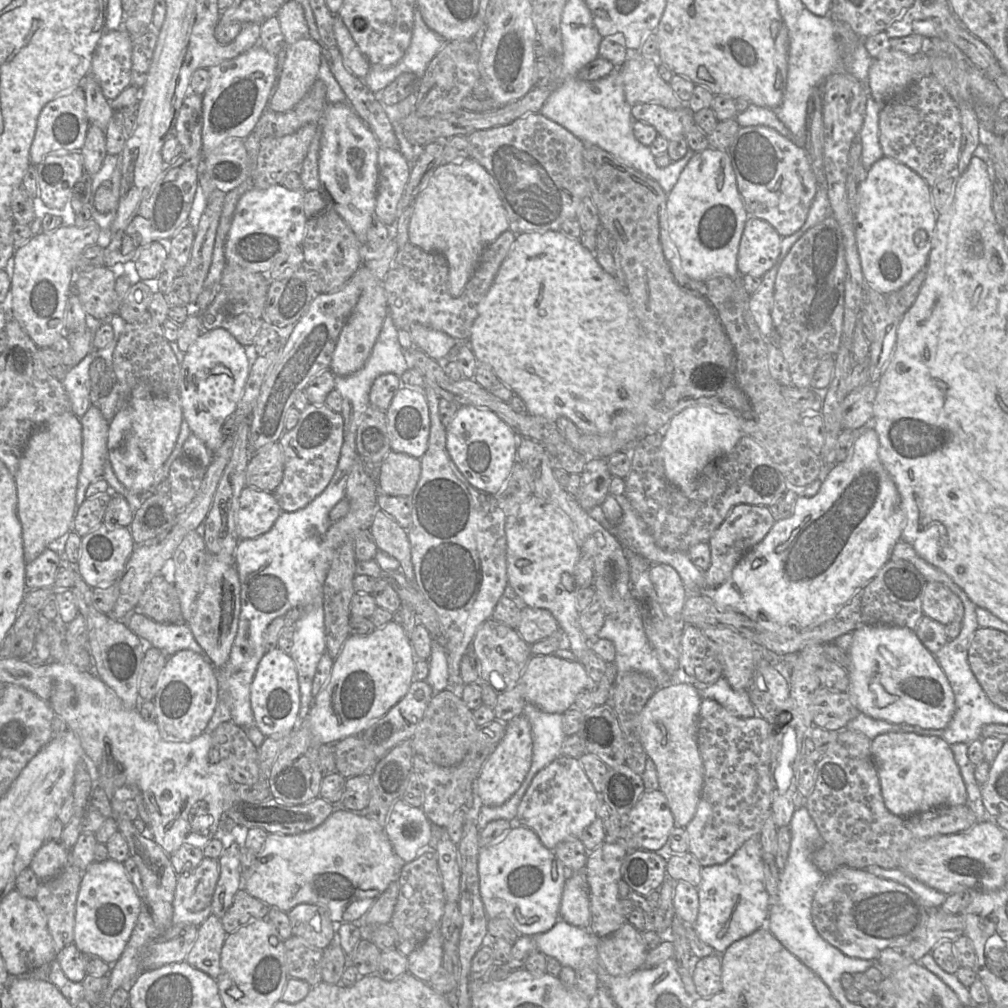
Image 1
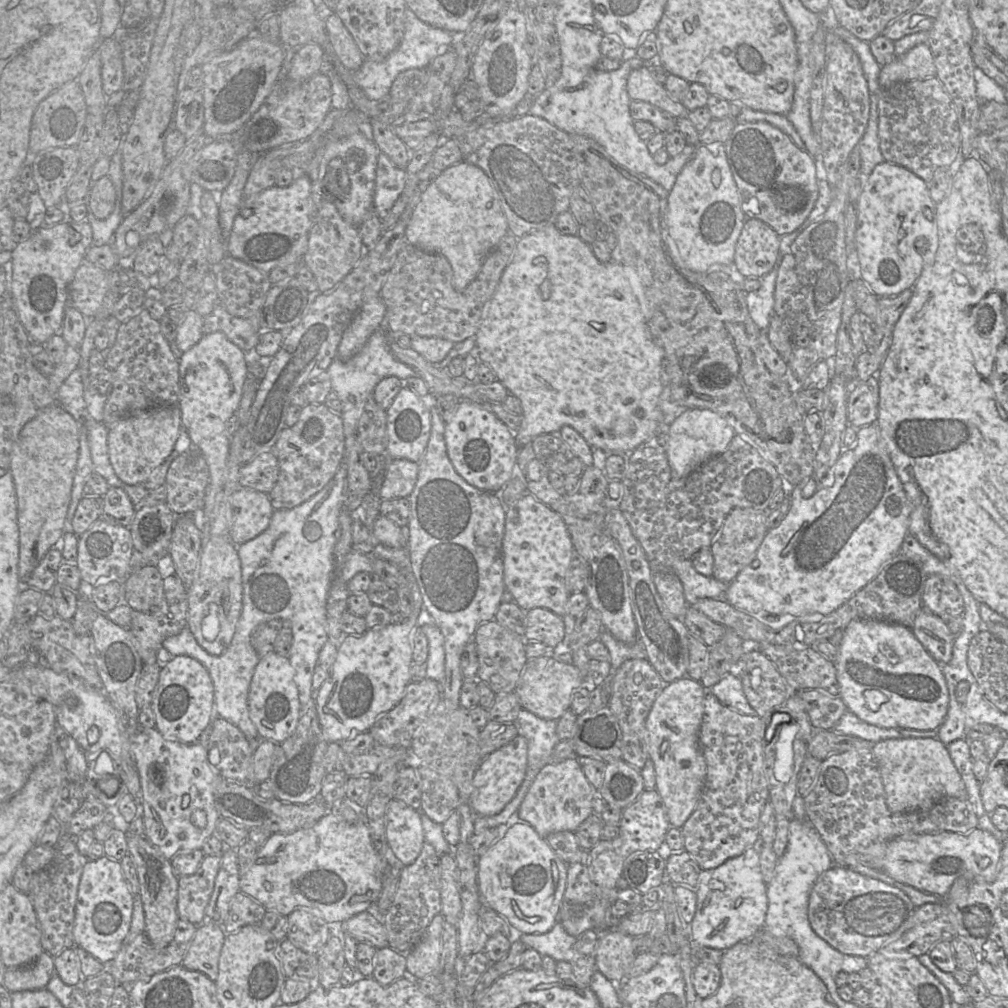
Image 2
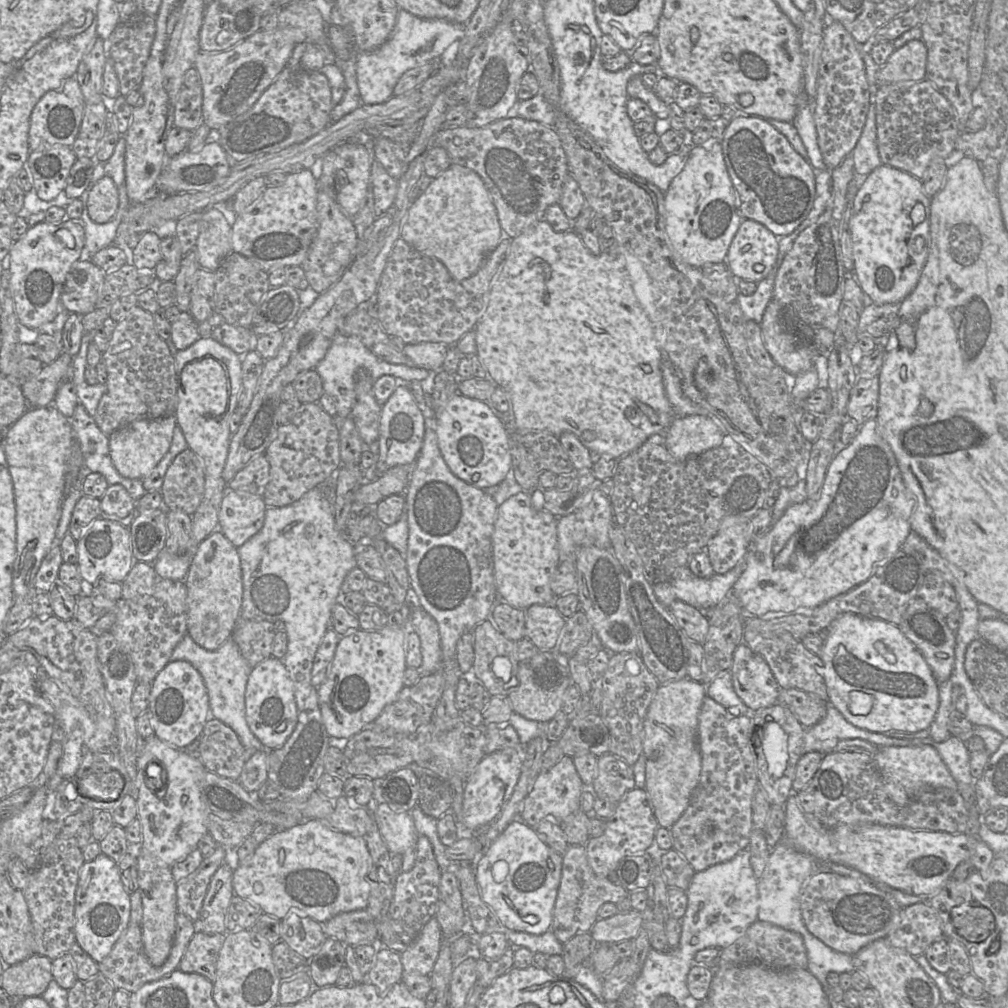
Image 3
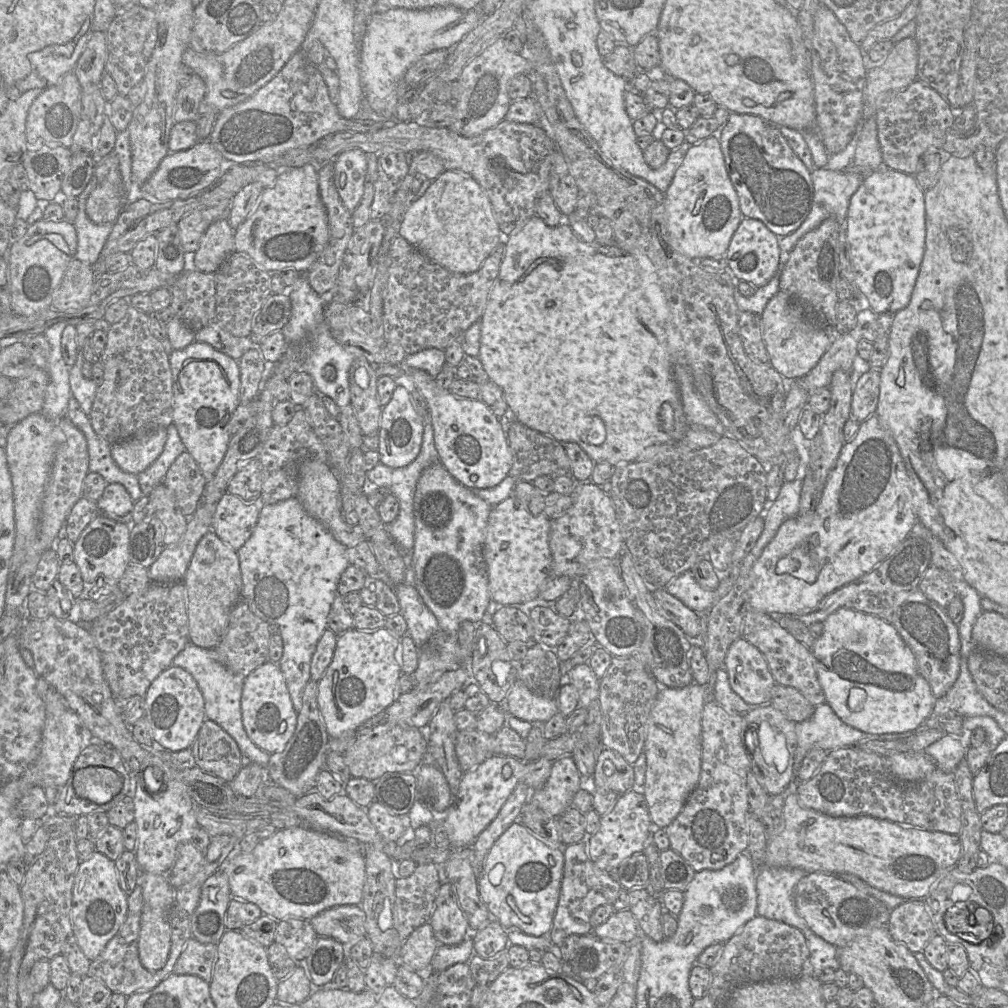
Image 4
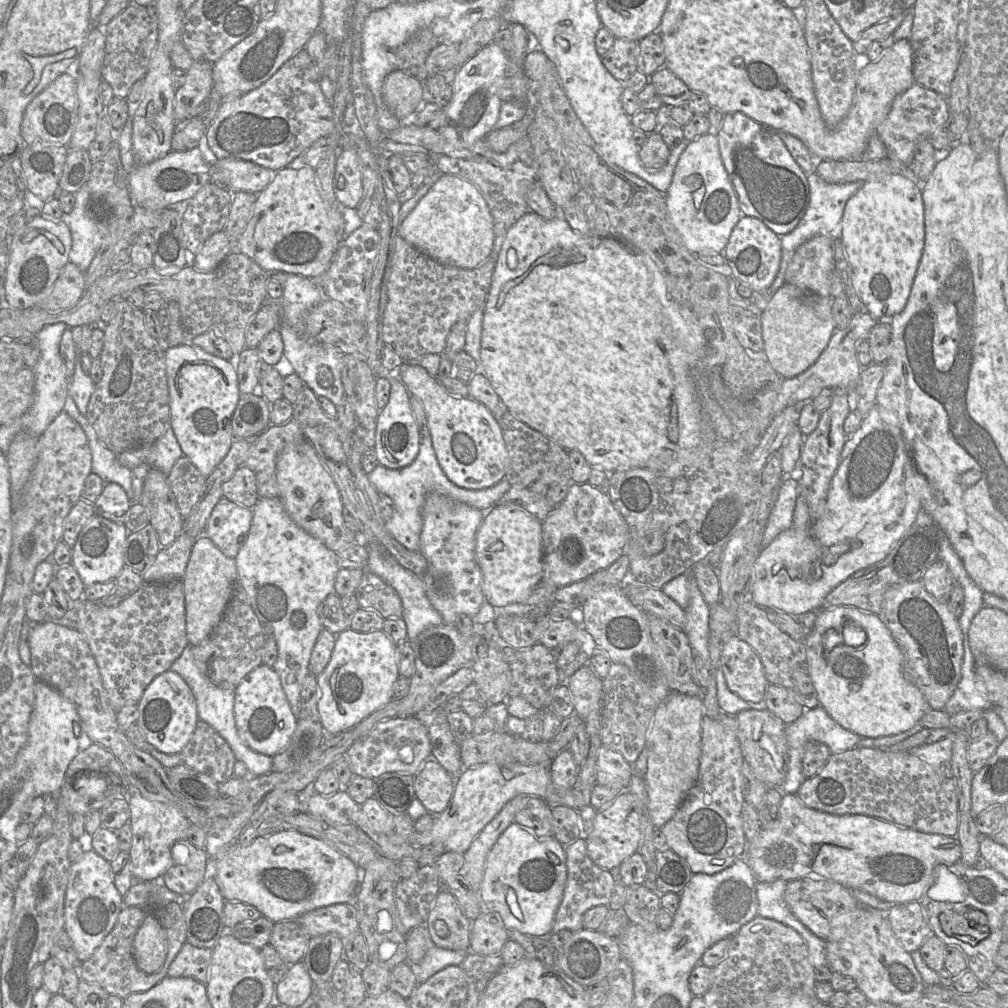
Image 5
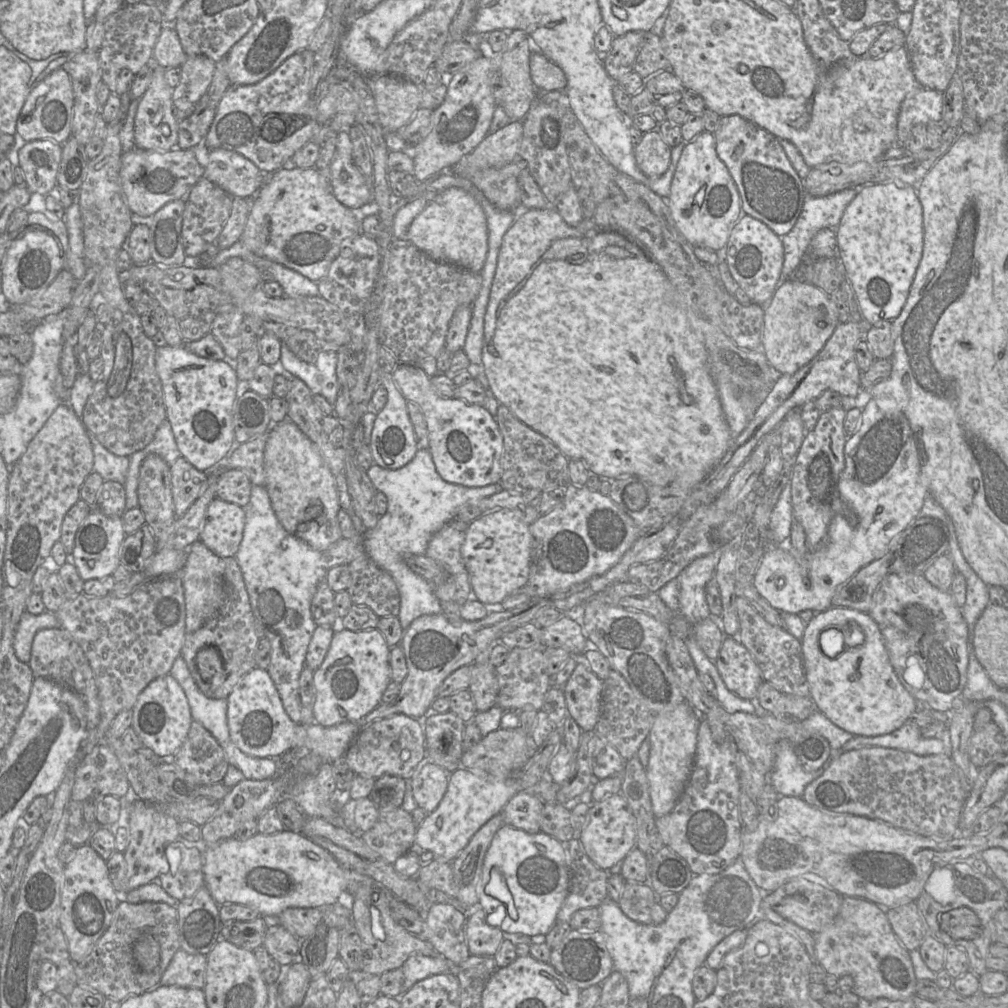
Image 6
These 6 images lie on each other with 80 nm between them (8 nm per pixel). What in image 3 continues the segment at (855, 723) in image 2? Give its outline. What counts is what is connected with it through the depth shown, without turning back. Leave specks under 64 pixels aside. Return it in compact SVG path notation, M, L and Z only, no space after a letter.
M827 701L827 712L825 717L817 724L806 728L802 755L812 751L829 753L834 751L838 741L854 738L866 740L878 747L933 744L930 738L892 738L884 733L871 732L858 728L848 722L841 712Z

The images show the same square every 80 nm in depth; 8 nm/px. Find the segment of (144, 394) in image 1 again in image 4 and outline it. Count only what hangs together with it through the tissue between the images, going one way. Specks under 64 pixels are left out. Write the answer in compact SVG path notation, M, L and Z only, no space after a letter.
M156 428L145 435L112 444L111 456L123 471L137 475L158 458L166 439L166 428Z

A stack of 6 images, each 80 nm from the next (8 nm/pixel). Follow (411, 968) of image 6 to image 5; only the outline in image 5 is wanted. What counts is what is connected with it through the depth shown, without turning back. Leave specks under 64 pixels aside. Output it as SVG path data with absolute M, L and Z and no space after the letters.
M432 945L420 962L410 966L418 984L421 984L447 966L462 964L469 952L470 950L449 950Z

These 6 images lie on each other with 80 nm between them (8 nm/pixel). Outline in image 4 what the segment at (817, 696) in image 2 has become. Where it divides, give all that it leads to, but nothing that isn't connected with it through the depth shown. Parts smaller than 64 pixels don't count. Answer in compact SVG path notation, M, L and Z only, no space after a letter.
M780 684L773 687L770 704L794 723L809 719L816 707L797 689Z

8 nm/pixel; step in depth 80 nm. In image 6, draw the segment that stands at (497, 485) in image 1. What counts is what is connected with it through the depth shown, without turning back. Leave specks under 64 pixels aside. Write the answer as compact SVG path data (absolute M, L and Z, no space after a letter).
M398 364L392 375L407 401L414 401L423 411L428 427L429 450L439 475L449 483L467 487L500 483L504 440L496 418L483 405L439 395L431 377L419 365Z

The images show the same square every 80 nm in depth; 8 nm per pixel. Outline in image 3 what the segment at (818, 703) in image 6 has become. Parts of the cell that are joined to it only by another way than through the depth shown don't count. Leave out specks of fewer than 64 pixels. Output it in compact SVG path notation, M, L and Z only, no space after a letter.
M844 613L827 628L819 656L824 665L828 703L854 726L871 732L910 733L931 725L939 706L939 683L899 625Z

